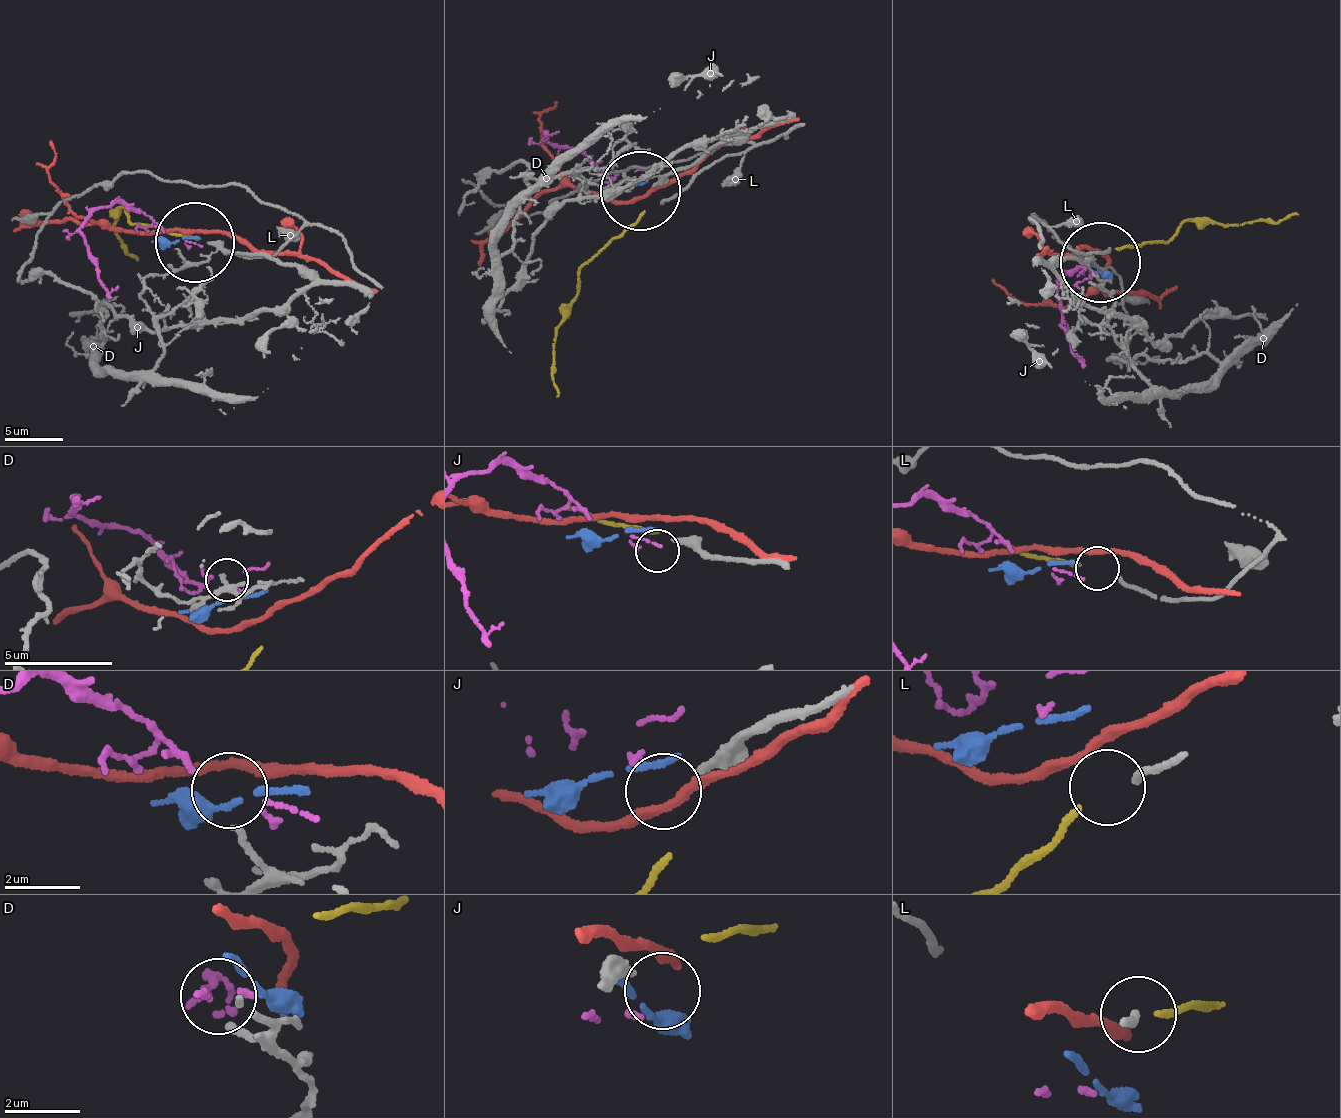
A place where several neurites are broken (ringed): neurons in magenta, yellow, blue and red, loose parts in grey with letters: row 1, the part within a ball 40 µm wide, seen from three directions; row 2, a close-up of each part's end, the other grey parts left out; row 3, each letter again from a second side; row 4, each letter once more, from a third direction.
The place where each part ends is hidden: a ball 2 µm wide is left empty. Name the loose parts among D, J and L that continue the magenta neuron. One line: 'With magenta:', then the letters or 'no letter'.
With magenta: D

